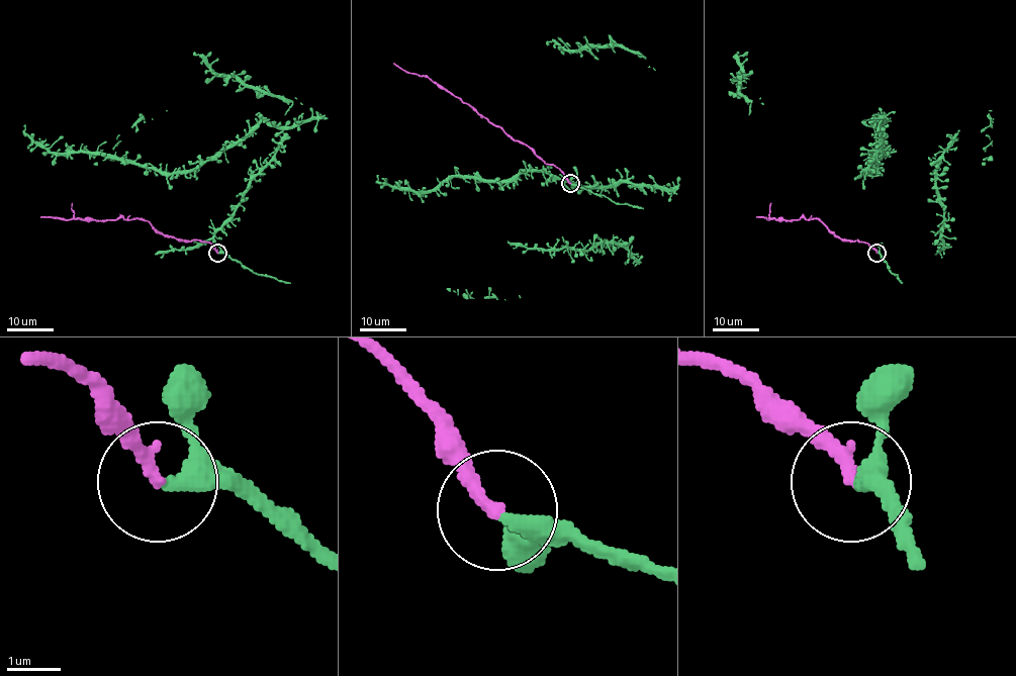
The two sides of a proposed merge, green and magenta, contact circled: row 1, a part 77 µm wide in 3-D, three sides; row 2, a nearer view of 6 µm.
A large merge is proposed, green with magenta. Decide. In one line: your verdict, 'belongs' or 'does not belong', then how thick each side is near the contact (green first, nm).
belongs | 240/240 nm

